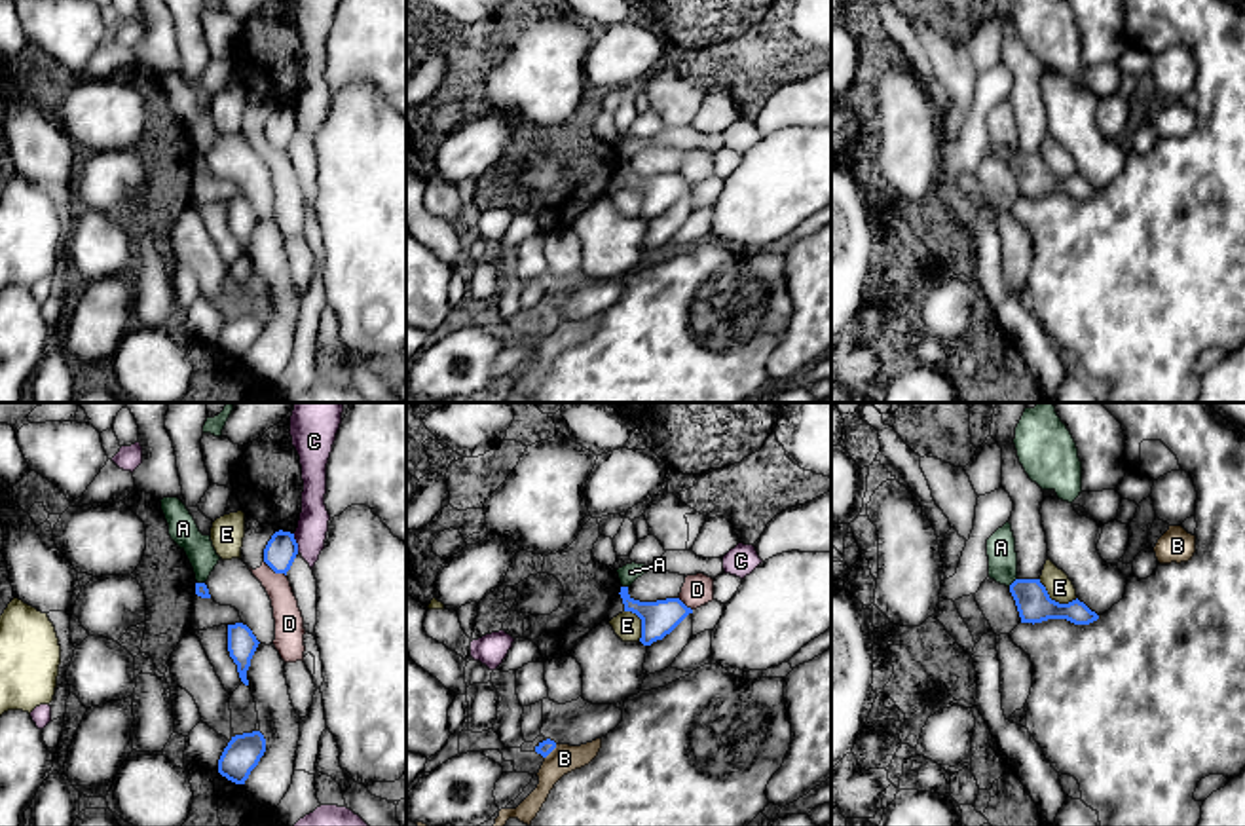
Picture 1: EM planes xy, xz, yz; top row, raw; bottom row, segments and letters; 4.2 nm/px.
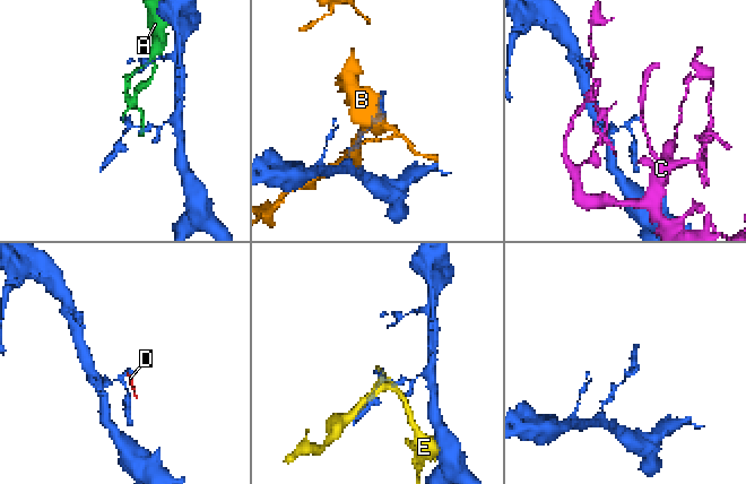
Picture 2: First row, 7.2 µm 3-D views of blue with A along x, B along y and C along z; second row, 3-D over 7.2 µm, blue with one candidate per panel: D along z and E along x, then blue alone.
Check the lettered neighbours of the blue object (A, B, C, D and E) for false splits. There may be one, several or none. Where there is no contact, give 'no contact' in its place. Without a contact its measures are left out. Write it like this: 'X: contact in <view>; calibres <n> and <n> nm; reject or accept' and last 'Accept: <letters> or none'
A: contact in yz; calibres 150 and 130 nm; reject
B: contact in xz; calibres 60 and 120 nm; reject
C: contact in xy; calibres 140 and 130 nm; reject
D: contact in xy; calibres 140 and 130 nm; reject
E: contact in yz; calibres 150 and 110 nm; reject
Accept: none

